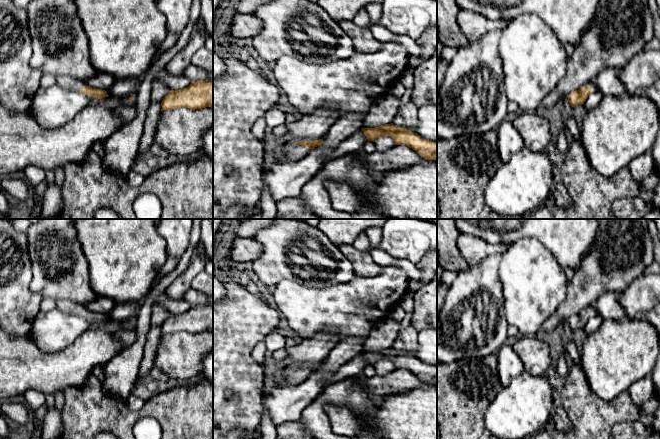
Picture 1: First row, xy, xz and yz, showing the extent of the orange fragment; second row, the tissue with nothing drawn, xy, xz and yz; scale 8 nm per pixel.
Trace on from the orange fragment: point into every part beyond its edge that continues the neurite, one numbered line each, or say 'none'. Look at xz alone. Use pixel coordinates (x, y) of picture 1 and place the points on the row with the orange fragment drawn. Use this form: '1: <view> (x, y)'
1: xz (294, 152)

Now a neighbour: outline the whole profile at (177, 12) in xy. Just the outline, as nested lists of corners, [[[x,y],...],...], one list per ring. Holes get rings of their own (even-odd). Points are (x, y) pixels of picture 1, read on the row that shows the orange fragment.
[[[158,0],[158,8],[166,17],[167,33],[180,35],[190,20],[193,0]]]

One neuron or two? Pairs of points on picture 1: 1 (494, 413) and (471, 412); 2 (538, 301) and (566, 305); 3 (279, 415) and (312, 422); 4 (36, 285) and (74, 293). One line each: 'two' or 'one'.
1: two
2: two
3: two
4: one

